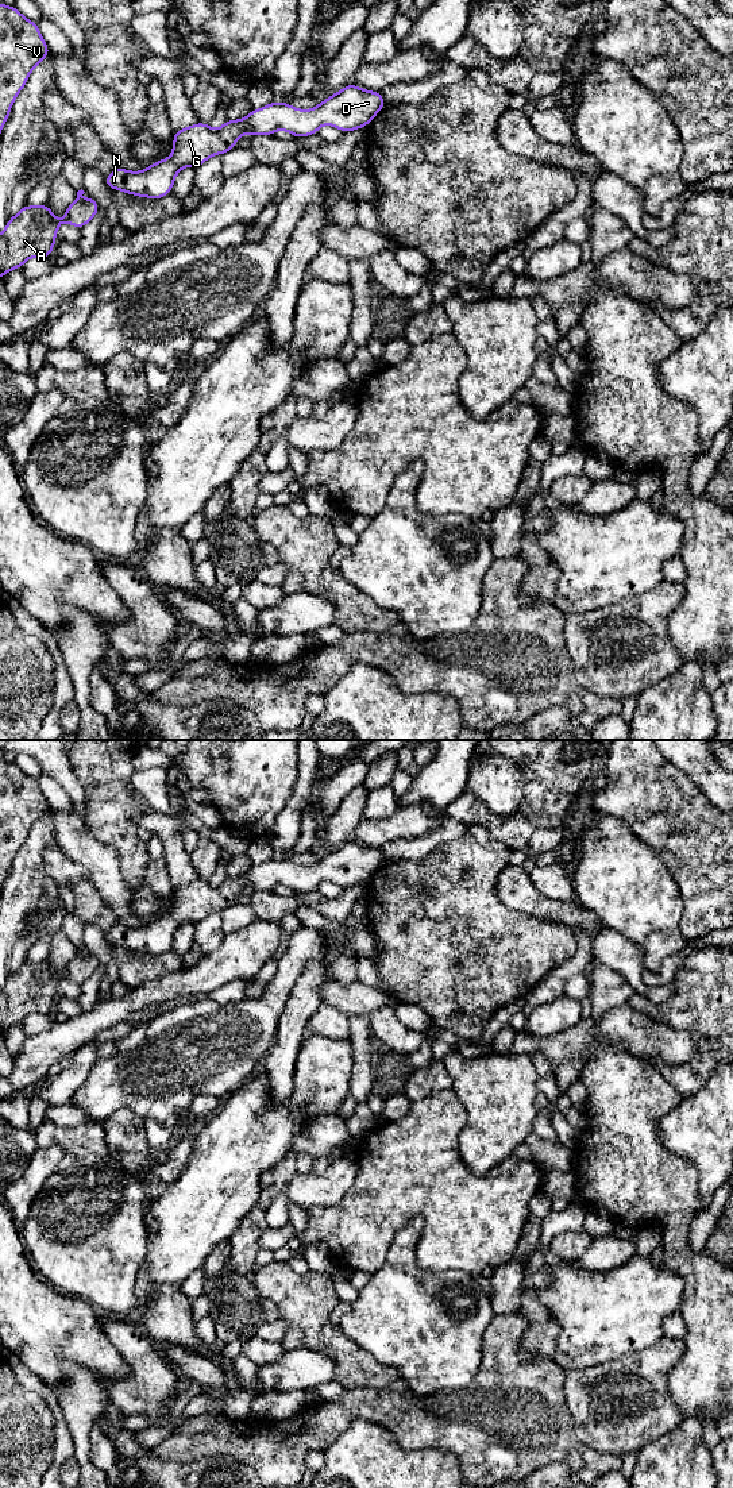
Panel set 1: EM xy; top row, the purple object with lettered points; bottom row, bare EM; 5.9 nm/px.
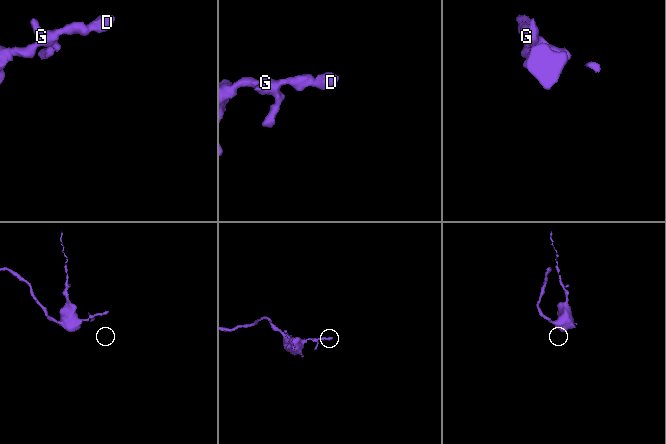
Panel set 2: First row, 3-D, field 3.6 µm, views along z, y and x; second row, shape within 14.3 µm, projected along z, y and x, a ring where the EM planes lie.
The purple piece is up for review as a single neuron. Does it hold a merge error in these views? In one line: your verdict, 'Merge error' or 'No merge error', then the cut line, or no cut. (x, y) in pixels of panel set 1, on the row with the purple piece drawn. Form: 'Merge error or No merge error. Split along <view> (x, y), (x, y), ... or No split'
No merge error. No split

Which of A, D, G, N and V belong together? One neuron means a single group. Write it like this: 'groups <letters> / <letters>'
groups A D G N V

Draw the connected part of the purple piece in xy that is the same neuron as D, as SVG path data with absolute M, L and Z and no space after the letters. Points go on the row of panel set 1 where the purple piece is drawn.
M351 84L333 93L313 109L297 109L286 103L270 103L254 109L242 120L227 120L219 130L196 123L174 132L173 154L142 171L115 169L104 178L111 189L161 198L169 194L177 173L188 166L198 167L215 154L223 155L235 149L244 134L273 135L278 130L289 131L294 138L309 136L329 124L343 132L367 126L385 107L381 92L370 92Z

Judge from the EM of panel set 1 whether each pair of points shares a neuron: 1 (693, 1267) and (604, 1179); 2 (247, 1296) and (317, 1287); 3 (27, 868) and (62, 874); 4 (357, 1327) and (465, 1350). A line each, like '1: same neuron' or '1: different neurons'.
1: same neuron
2: different neurons
3: different neurons
4: same neuron

